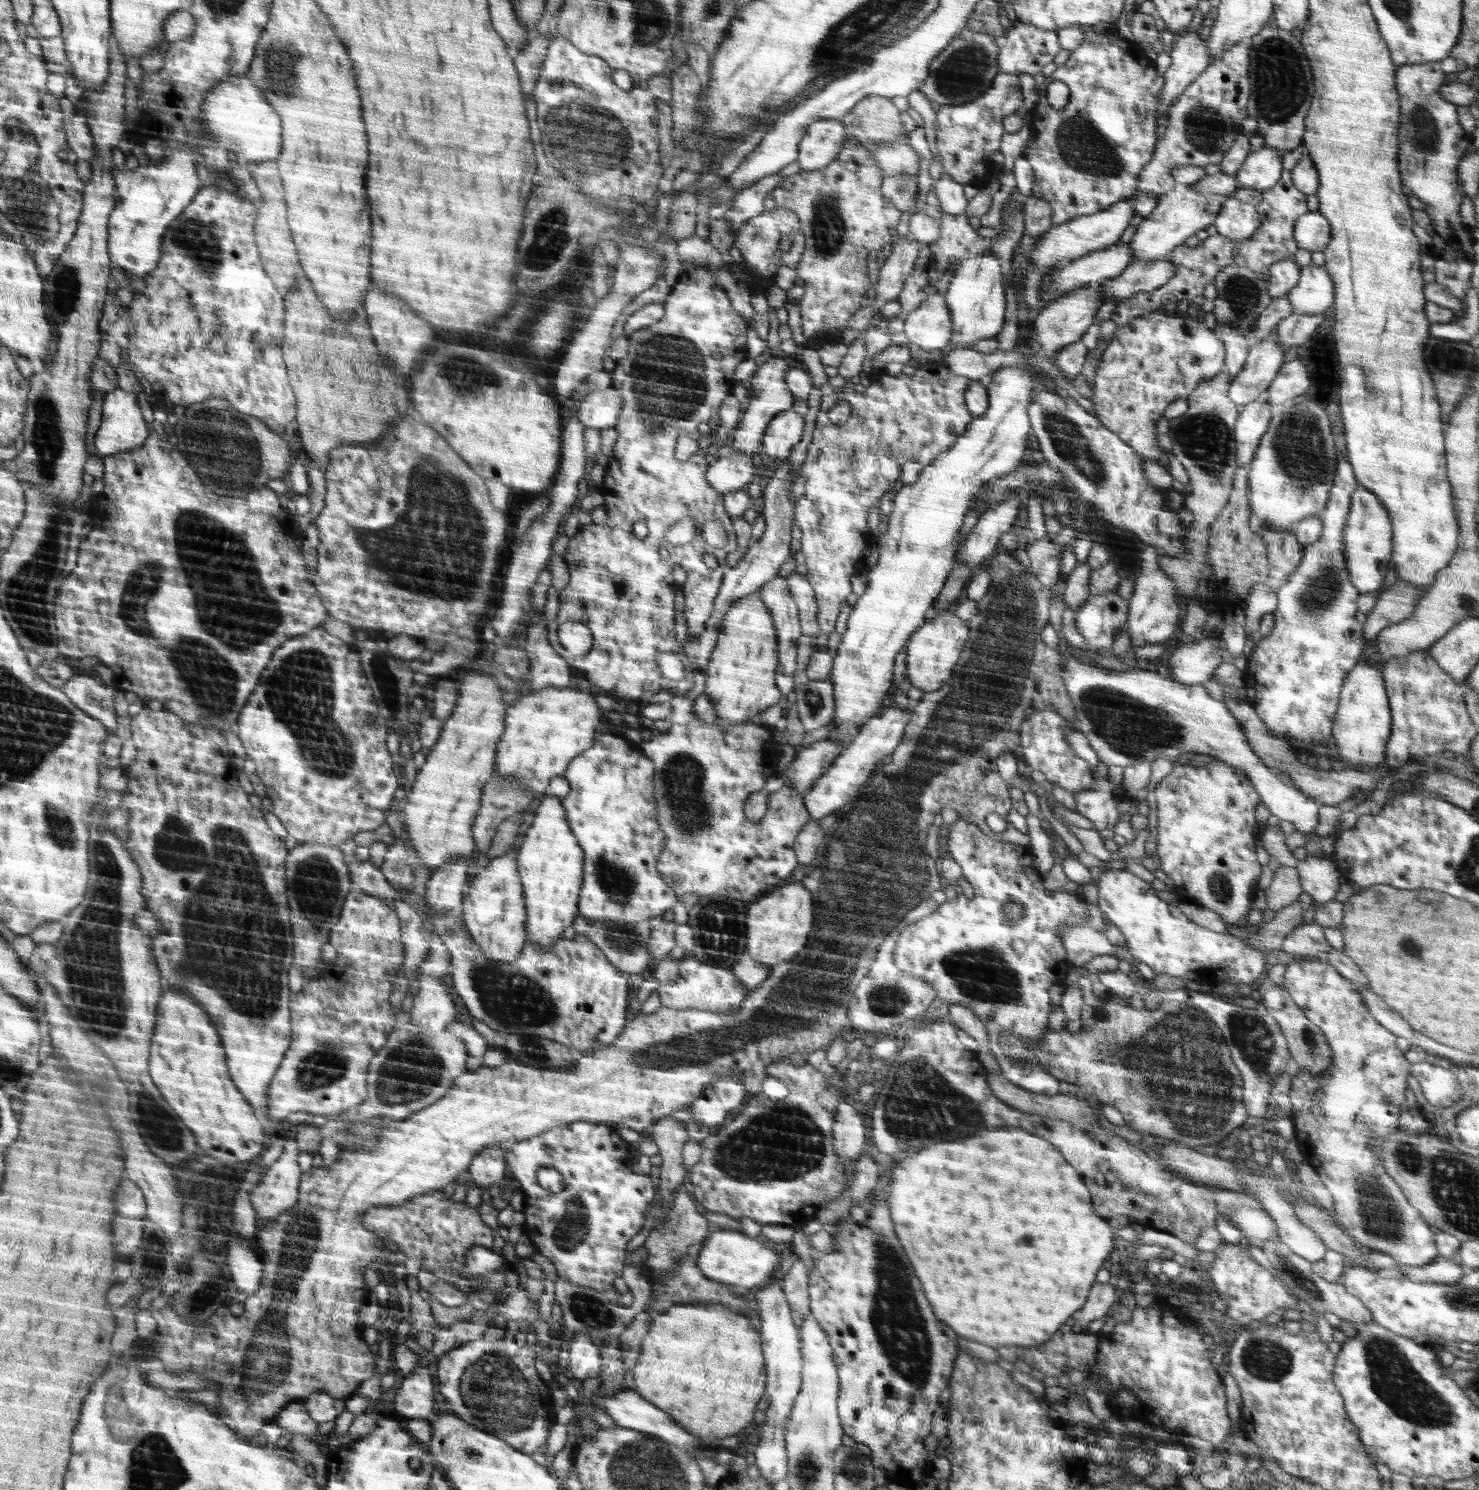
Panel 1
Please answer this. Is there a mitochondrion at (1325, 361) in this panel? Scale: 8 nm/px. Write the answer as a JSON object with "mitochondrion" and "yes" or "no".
{"mitochondrion":"no"}

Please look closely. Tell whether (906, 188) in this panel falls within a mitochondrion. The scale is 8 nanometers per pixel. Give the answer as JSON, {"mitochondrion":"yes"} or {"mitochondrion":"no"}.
{"mitochondrion":"yes"}

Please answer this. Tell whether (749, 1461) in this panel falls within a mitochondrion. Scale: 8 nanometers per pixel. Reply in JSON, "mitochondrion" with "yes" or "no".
{"mitochondrion":"no"}

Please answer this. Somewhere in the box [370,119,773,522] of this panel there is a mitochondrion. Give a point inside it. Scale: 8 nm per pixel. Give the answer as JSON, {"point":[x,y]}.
{"point":[669,372]}

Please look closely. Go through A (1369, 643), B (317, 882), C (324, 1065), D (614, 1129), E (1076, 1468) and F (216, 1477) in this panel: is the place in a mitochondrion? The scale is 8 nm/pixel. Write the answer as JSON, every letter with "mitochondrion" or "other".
{"A":"other","B":"mitochondrion","C":"mitochondrion","D":"other","E":"other","F":"other"}

